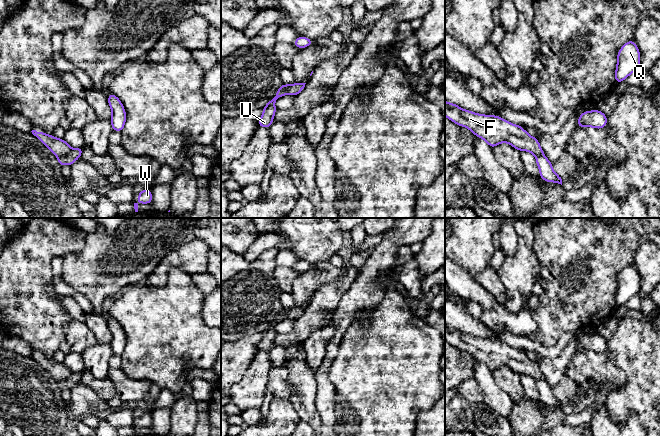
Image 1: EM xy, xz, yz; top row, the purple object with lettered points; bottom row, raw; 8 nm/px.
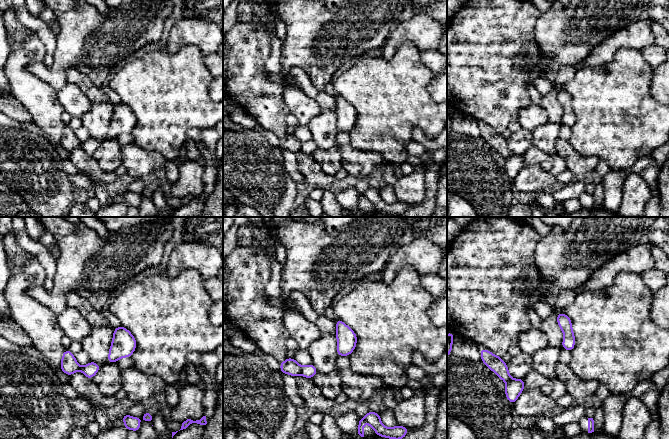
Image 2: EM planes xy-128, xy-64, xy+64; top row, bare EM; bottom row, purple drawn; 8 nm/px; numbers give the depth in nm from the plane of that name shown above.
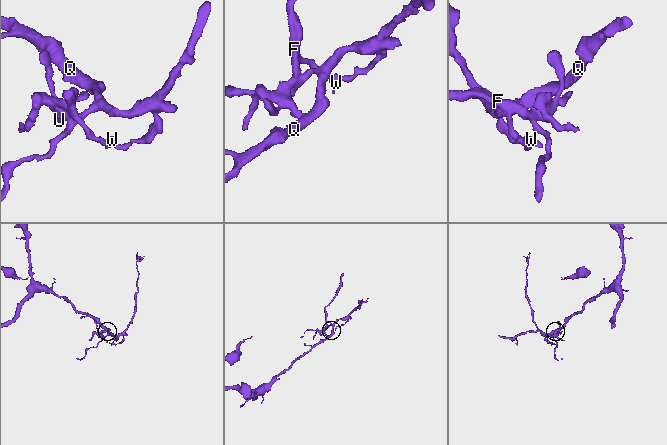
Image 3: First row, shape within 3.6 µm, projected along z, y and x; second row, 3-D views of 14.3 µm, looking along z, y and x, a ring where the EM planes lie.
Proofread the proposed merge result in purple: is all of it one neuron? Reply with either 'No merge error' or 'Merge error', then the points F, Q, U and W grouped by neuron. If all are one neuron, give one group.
Merge error. Groups: F U / Q W

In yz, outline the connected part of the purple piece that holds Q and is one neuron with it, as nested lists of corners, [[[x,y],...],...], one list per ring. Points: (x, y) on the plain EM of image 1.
[[[632,263],[621,271],[617,279],[616,308],[625,305],[630,298],[639,293],[640,281],[639,273]]]

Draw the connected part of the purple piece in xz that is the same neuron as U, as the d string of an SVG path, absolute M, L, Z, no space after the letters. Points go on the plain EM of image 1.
M282 308L278 313L276 319L267 327L267 329L262 333L263 339L260 341L258 345L258 350L269 352L273 347L273 342L276 337L275 325L285 319L286 308Z

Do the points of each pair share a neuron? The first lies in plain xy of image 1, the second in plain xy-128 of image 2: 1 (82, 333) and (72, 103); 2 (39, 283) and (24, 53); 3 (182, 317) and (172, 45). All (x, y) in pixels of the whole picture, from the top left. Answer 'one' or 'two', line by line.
1: one
2: one
3: two

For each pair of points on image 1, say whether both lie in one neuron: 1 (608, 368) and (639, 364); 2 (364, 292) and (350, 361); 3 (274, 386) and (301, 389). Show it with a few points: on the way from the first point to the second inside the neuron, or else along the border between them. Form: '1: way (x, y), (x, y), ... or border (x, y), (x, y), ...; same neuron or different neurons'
1: border (606, 350), (625, 374), (621, 389); different neurons
2: border (381, 301), (368, 312), (358, 312), (345, 330); different neurons
3: border (285, 365), (291, 386), (291, 394), (288, 398); different neurons

